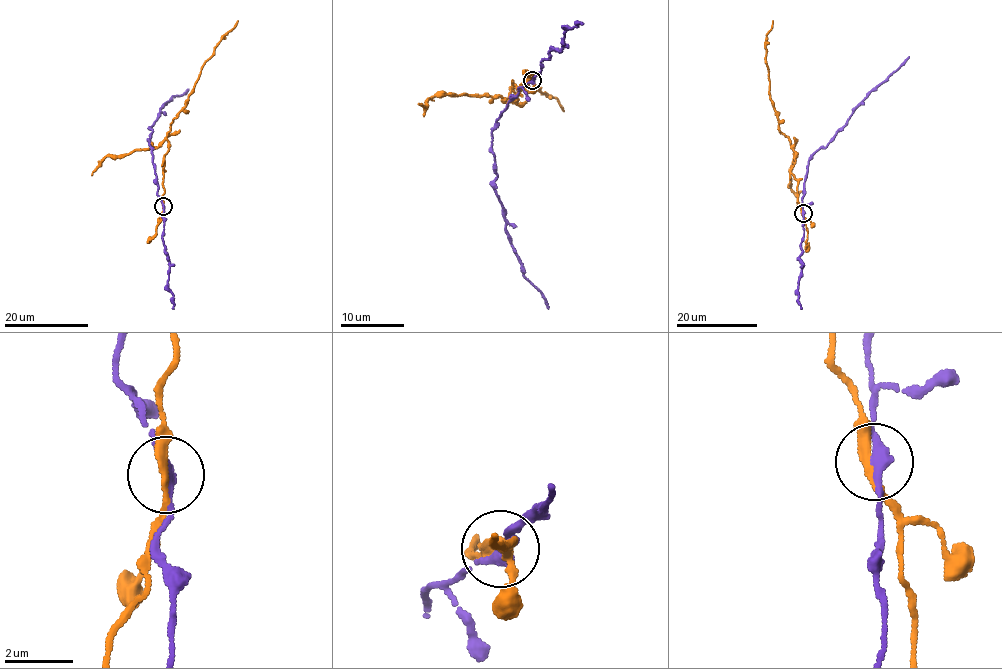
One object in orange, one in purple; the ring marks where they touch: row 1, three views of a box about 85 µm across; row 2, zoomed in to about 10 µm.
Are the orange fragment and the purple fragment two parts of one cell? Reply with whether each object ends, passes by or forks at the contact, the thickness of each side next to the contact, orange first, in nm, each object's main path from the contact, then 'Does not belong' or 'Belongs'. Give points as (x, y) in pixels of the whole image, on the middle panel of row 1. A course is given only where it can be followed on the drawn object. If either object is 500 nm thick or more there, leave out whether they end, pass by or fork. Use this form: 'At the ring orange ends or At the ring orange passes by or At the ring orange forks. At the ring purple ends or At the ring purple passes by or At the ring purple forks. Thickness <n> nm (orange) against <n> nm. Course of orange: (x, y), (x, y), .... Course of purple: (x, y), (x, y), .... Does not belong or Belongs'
At the ring orange passes by. At the ring purple passes by. Thickness 220 nm (orange) against 280 nm. Course of orange: (531, 80), (518, 90), (513, 84), (516, 95), (508, 99), (510, 89), (527, 83), (555, 97), (563, 110). Course of purple: (531, 80), (519, 87), (496, 121), (492, 136), (497, 175), (493, 188), (520, 269), (537, 288), (548, 309). Does not belong

